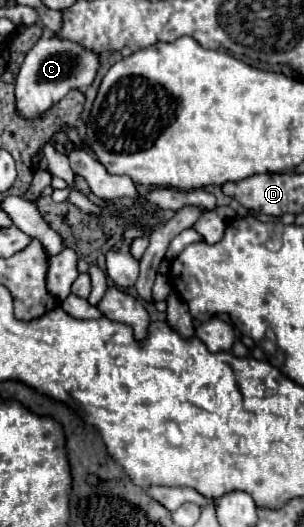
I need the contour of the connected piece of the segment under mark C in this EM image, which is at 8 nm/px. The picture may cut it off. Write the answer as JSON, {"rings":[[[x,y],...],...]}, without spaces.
{"rings":[[[41,37],[27,53],[17,77],[19,83],[17,111],[23,117],[37,117],[45,113],[45,109],[63,99],[65,93],[69,93],[69,89],[85,91],[93,83],[97,69],[99,61],[95,53],[81,49],[81,45],[73,41],[61,41],[57,37]]]}

